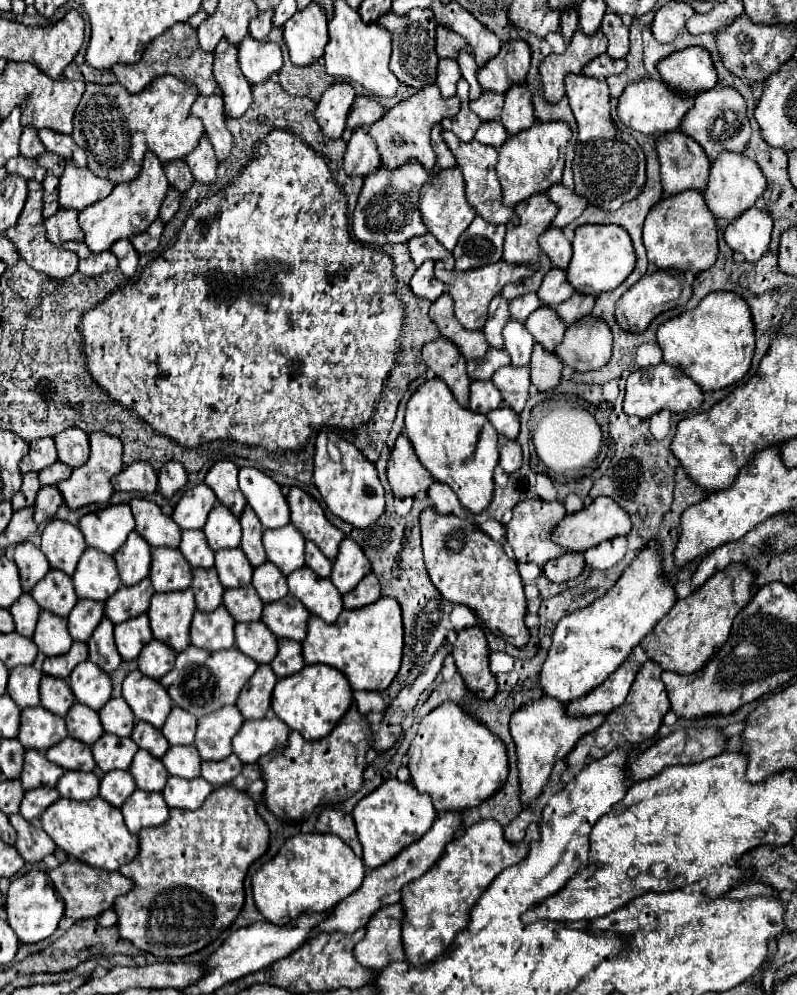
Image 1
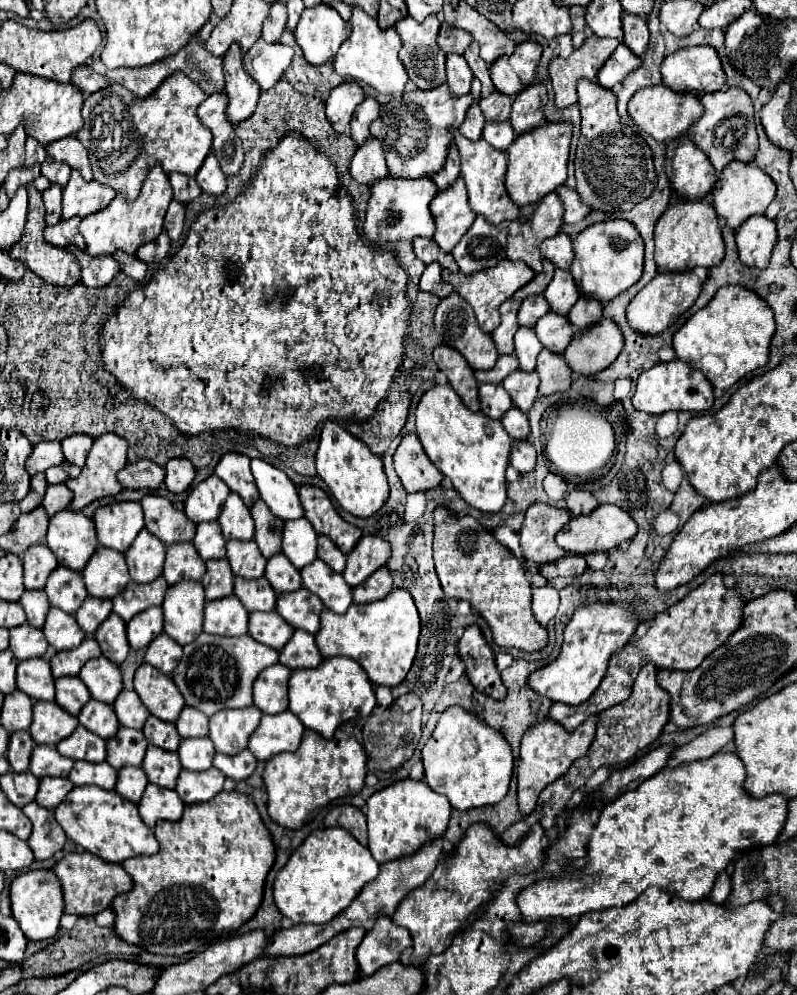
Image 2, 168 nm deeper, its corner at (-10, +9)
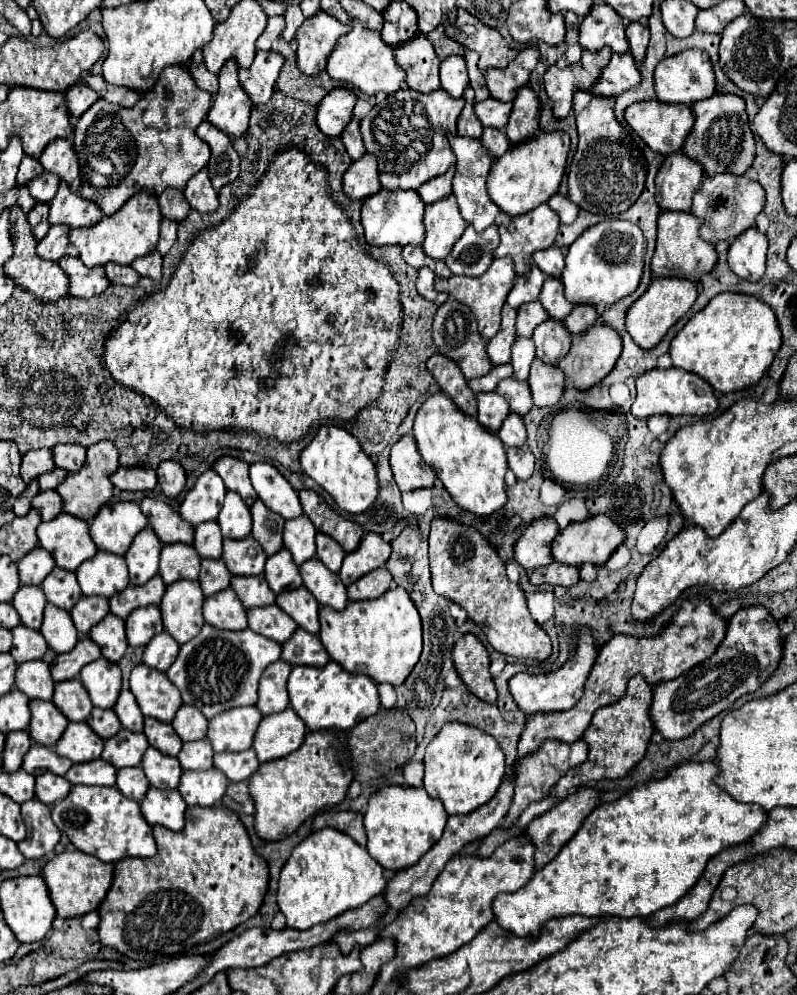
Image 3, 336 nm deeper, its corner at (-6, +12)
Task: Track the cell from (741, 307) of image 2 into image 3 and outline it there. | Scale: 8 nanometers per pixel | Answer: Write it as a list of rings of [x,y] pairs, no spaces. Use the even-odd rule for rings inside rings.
[[[720,293],[672,339],[670,357],[674,367],[700,375],[720,393],[730,393],[758,383],[774,361],[780,343],[778,321],[764,301],[744,293]]]

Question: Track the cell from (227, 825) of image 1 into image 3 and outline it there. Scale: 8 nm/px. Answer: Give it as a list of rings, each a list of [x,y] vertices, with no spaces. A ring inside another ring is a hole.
[[[192,805],[186,809],[186,825],[182,831],[170,831],[156,825],[154,839],[158,853],[152,859],[116,861],[112,887],[98,909],[98,935],[102,945],[108,945],[132,959],[154,963],[160,959],[160,955],[174,957],[188,953],[194,945],[238,927],[262,905],[268,889],[266,861],[254,851],[248,831],[236,811],[224,805]]]

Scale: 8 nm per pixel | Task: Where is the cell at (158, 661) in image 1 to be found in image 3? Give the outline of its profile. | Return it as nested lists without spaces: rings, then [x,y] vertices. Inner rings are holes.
[[[162,631],[146,645],[144,663],[156,671],[166,671],[178,657],[178,651],[180,651],[180,645],[166,631]]]

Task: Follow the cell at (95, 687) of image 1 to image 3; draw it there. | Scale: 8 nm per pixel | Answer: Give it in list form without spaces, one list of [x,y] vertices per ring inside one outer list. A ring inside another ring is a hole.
[[[100,657],[98,661],[94,661],[94,665],[86,665],[86,669],[82,669],[80,681],[84,683],[96,707],[110,709],[120,693],[120,667]]]

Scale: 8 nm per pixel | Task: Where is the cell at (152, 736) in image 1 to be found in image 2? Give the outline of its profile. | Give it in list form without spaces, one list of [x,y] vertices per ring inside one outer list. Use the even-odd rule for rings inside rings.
[[[148,716],[142,732],[152,746],[158,746],[158,748],[168,750],[168,752],[176,752],[180,746],[180,740],[182,740],[172,722],[156,720],[154,716]]]

